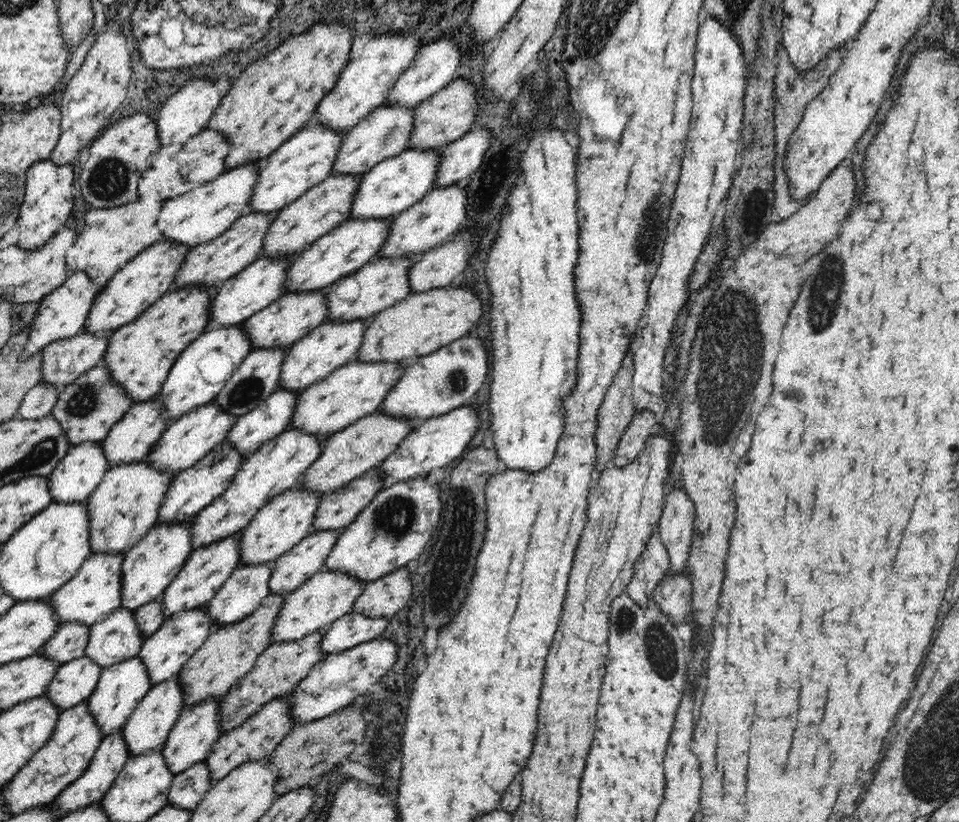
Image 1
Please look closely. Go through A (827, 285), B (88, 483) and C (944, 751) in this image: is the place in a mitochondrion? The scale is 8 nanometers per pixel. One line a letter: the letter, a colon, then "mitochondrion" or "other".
A: mitochondrion
B: other
C: mitochondrion

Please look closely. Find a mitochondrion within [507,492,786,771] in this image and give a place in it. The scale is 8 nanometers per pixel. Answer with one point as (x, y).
(660, 645)

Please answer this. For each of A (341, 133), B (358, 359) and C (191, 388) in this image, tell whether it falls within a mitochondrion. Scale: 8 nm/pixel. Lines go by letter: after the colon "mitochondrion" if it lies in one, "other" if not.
A: other
B: other
C: mitochondrion

